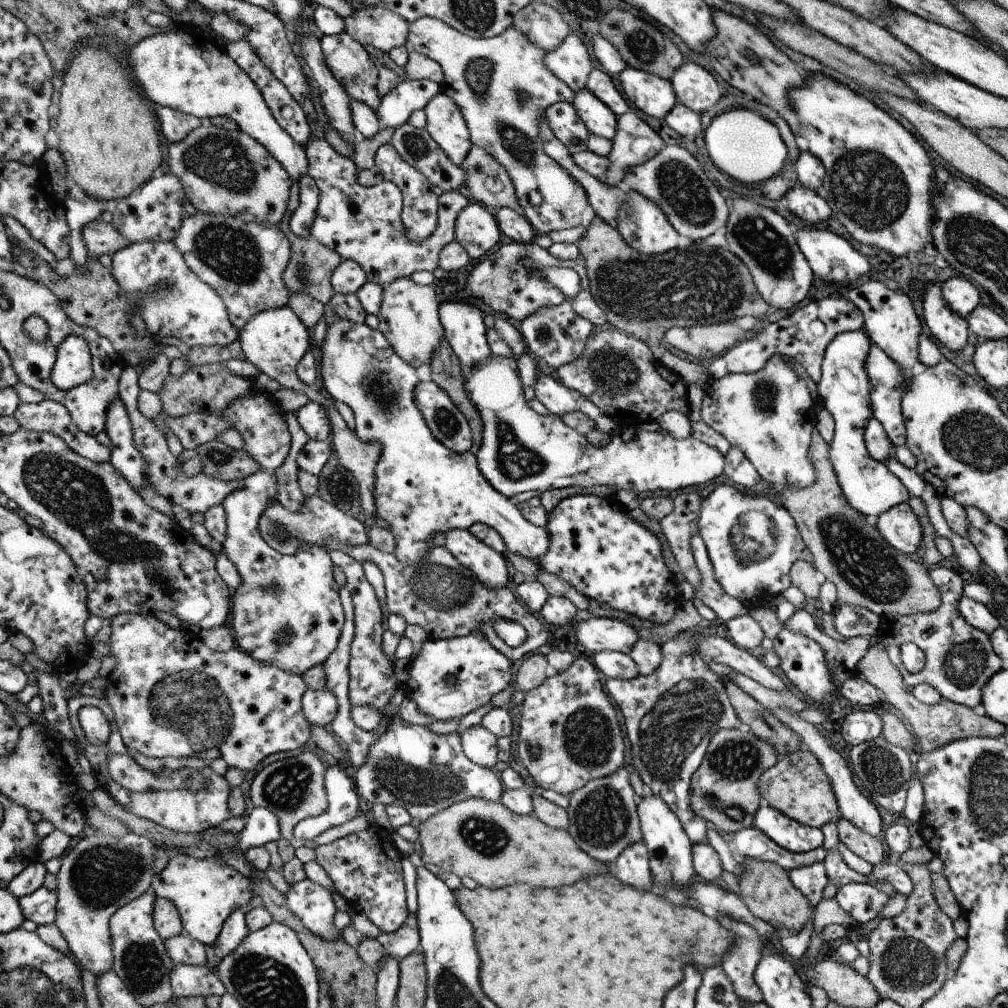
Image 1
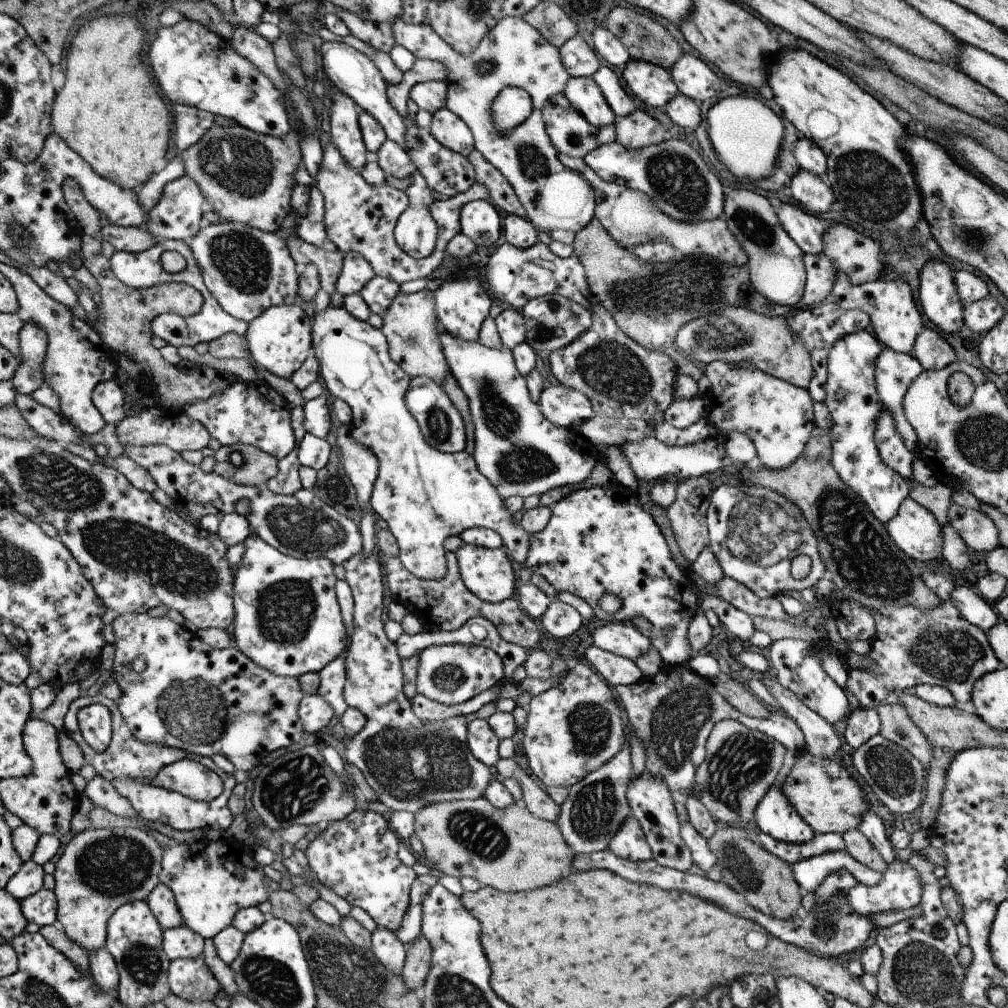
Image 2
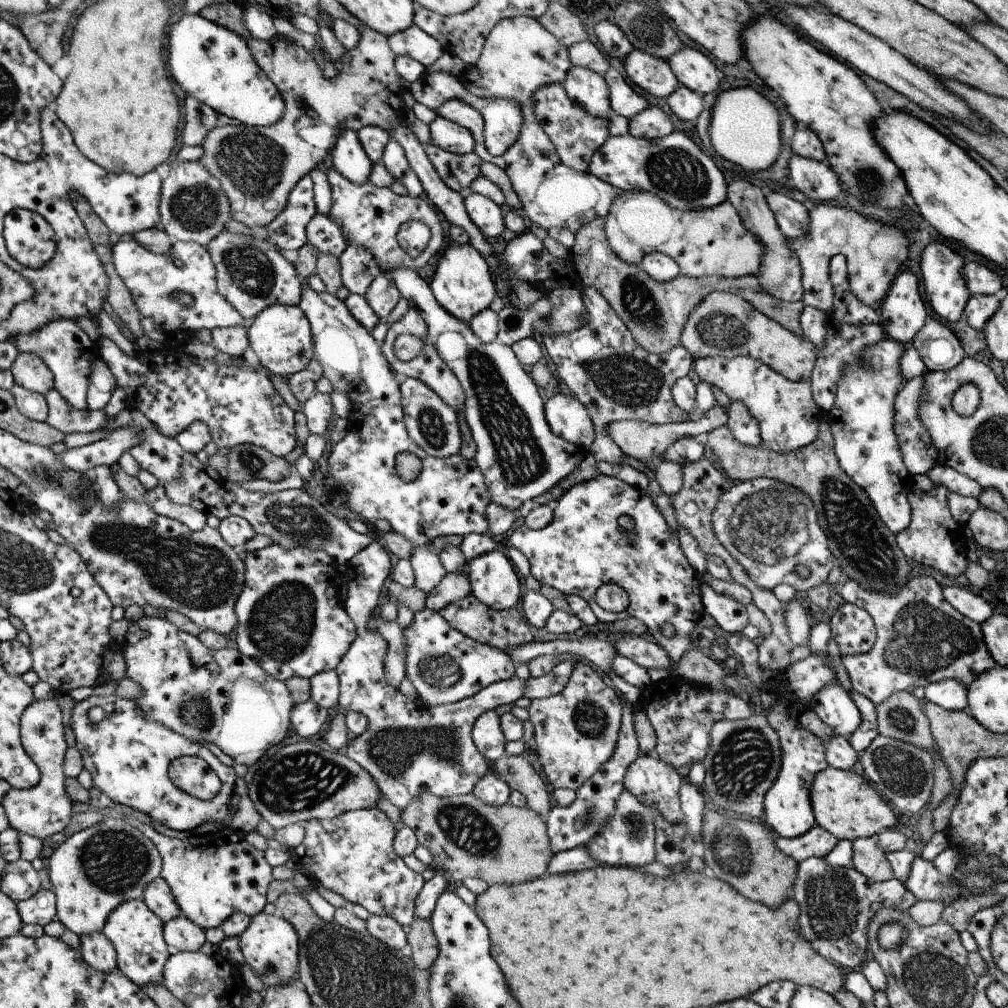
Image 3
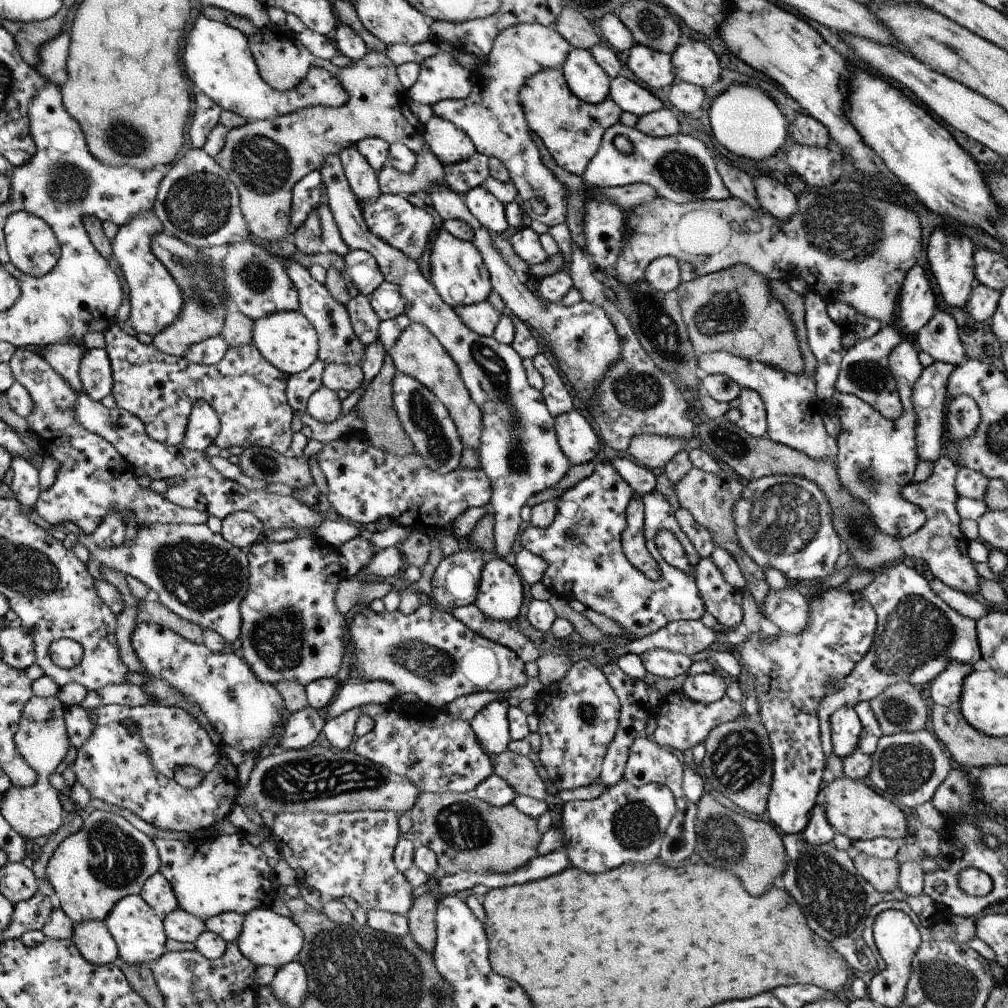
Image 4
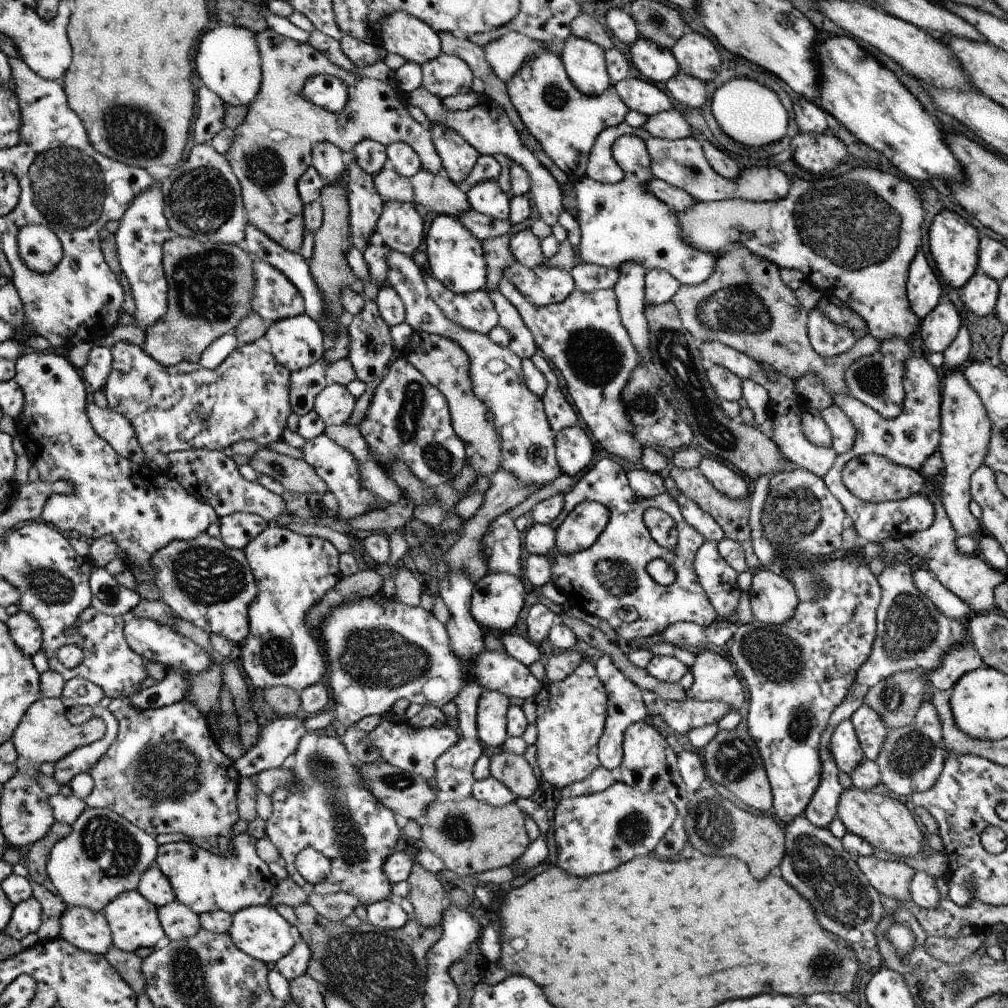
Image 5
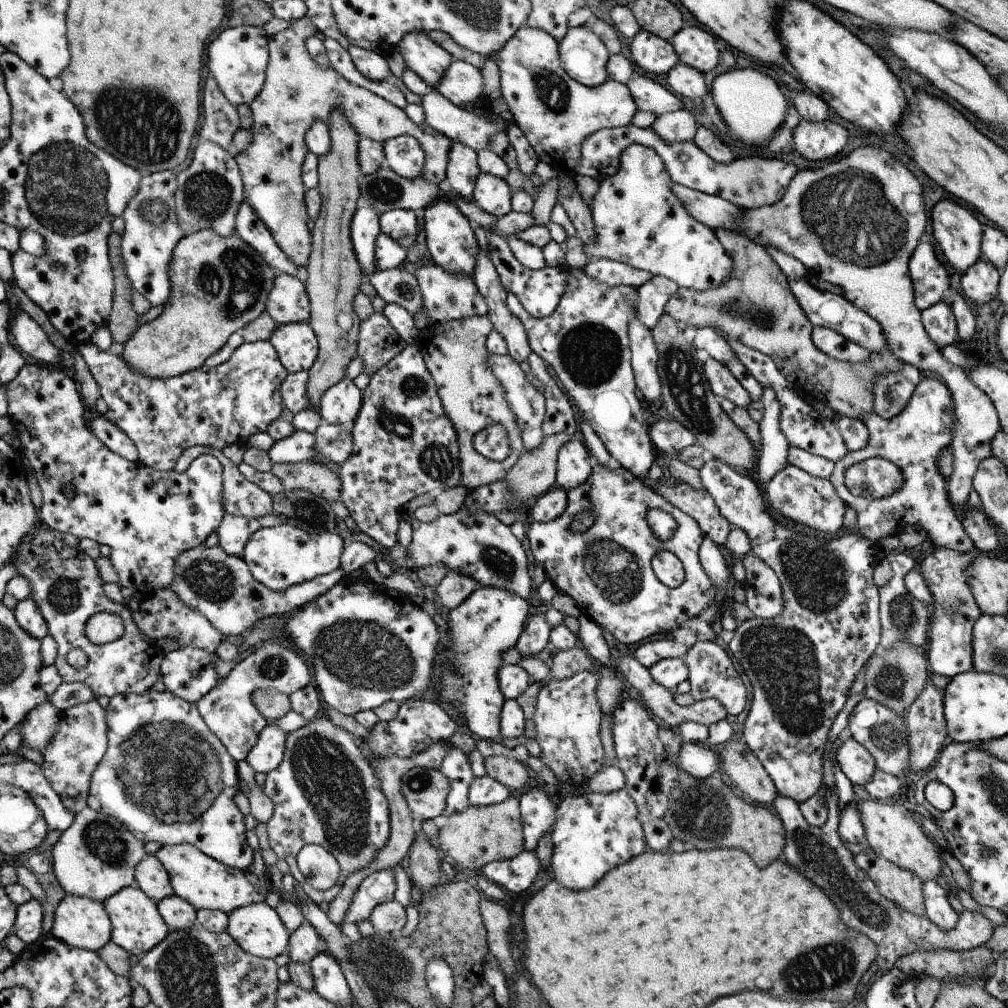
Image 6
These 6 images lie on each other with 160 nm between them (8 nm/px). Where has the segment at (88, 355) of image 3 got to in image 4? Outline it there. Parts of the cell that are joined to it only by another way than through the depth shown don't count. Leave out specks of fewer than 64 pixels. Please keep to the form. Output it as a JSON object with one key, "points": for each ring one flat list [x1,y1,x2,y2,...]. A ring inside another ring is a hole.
{"points":[[68,340,66,344,50,344,40,350,41,355,53,366,53,369,69,382,70,388,78,394,83,392,84,386,81,382,81,362,85,356,83,345]]}

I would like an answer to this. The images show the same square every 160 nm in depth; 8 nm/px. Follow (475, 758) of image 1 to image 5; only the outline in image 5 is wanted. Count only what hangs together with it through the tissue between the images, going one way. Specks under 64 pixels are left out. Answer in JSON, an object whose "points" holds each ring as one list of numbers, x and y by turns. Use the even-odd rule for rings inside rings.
{"points":[[483,690,477,702,477,735,486,747,500,746,510,736,507,730,509,697,501,692]]}

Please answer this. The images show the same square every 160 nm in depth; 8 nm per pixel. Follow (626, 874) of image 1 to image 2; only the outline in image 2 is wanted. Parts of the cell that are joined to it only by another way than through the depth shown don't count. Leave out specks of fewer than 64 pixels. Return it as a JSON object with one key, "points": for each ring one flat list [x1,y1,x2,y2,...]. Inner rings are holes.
{"points":[[632,815,623,825,614,840,610,843,609,851,615,856,630,861,646,861,652,859,652,852,638,820]]}

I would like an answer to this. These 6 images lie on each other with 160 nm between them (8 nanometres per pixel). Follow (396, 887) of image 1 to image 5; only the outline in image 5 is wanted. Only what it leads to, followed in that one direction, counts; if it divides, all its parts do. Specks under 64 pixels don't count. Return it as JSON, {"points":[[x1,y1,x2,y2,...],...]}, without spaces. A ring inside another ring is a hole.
{"points":[[308,731,301,738,294,753,294,764,289,768,297,778,301,787,277,788,272,794,272,816,266,821,266,836,279,850,280,856,286,861,289,877,306,891,306,894,318,893,331,895,340,891,355,894,362,904,372,904,389,898,392,885,384,872,388,856,394,852,396,840,400,838,400,828,396,826,394,811,383,805,374,796,370,787,363,781,359,768,348,759,348,749,338,733,335,736,316,734],[306,847,319,850,331,862,331,875,325,878,322,884,305,884,298,872,296,858]]}

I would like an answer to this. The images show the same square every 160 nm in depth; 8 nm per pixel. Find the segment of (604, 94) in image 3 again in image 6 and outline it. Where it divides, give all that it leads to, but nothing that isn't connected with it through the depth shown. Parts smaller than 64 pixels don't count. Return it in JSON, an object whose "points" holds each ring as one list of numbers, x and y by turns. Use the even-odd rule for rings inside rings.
{"points":[[586,24,570,29,560,40,561,64,574,80,597,87,609,78,609,49]]}

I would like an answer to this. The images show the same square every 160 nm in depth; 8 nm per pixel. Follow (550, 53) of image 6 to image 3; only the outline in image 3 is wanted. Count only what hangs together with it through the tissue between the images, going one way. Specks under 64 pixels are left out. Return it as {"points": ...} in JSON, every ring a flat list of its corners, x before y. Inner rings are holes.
{"points":[[563,83,547,84,536,90,533,100,537,120,553,142,562,164,583,173,588,172,590,159,611,135,609,124,614,112,603,117,592,116,584,107,574,102,565,91],[563,122,566,126,562,126]]}

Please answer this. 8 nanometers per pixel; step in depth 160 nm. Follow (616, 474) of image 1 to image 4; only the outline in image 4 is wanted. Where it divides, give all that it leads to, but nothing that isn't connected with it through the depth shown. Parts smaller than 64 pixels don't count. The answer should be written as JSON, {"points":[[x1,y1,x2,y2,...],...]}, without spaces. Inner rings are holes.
{"points":[[330,155,318,172,322,176,326,203,342,242,350,250,360,249,374,256,385,279,398,286,406,304,406,316,411,322,426,326,444,346,446,353,456,362,474,404,484,414,484,431,479,449,480,469,488,474,492,482,493,497,489,504,494,516,496,554,506,556,514,548,523,522,521,509,528,498,558,484,573,465,557,440,556,421,544,402,544,394,529,384,524,360,516,349,498,343,493,337,478,336,469,330,456,310,445,304,433,284,424,278,414,260,370,232,338,155]]}

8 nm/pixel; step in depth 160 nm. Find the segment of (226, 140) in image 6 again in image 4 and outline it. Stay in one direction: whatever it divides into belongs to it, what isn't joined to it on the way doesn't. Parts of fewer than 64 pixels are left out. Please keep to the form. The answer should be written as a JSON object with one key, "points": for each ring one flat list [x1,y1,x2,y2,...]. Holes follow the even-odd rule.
{"points":[[197,93,195,98,194,120,190,128,193,148,202,149,208,134,219,124,222,109,214,104,206,94]]}

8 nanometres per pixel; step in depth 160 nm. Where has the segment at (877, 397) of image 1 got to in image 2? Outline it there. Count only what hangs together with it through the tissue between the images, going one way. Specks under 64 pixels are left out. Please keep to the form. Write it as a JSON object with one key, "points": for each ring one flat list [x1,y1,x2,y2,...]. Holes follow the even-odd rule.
{"points":[[887,347,882,348,882,352,878,354,878,359,876,360,876,366,874,366,874,382,876,382,878,398,880,398,880,402,884,404,883,410,892,414,894,428,896,428,896,432,900,434,904,446,906,446,910,452,917,451,918,440,914,428,907,422,903,401,912,380,918,378,923,371,924,368,922,368,920,362,910,353,894,352,894,350,888,349]]}

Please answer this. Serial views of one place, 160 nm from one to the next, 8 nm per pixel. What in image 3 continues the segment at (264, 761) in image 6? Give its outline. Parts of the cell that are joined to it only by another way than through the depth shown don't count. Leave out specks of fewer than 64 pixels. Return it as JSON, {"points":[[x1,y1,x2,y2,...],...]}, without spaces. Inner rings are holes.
{"points":[[314,701,296,704,292,710,292,728,298,736,312,739,323,733,324,722,328,720,328,709,322,708]]}

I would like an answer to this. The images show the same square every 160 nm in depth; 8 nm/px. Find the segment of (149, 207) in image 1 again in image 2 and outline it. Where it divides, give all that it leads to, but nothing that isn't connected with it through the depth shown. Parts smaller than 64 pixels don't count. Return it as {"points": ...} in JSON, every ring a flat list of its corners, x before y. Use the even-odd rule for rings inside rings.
{"points":[[183,175,164,186,158,203,149,211,149,220,140,228,152,232,158,240,172,239,188,243,204,225,202,214,207,209,205,205,205,194,200,186,192,177]]}

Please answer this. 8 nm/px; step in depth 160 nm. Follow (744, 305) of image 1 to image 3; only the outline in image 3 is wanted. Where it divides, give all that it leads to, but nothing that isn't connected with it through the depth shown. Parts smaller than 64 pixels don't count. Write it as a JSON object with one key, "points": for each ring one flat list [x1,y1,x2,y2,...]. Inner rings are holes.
{"points":[[602,217,581,226,575,233,575,243,569,254,568,262,579,274,582,286,597,288,612,305,614,312,625,321,638,344,650,354,661,355,681,345,682,331,690,313,712,291,726,291,741,296,790,332,799,337,804,336,800,322,805,307,804,301,784,302,769,295,762,288,759,277,754,275,724,278,712,275,689,277,679,274,674,280,658,282,646,274,640,265,628,264,613,251,605,233]]}

